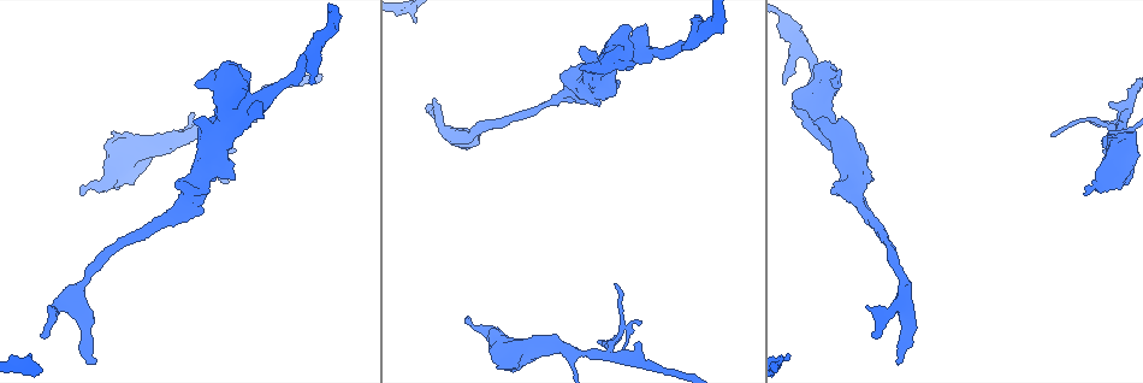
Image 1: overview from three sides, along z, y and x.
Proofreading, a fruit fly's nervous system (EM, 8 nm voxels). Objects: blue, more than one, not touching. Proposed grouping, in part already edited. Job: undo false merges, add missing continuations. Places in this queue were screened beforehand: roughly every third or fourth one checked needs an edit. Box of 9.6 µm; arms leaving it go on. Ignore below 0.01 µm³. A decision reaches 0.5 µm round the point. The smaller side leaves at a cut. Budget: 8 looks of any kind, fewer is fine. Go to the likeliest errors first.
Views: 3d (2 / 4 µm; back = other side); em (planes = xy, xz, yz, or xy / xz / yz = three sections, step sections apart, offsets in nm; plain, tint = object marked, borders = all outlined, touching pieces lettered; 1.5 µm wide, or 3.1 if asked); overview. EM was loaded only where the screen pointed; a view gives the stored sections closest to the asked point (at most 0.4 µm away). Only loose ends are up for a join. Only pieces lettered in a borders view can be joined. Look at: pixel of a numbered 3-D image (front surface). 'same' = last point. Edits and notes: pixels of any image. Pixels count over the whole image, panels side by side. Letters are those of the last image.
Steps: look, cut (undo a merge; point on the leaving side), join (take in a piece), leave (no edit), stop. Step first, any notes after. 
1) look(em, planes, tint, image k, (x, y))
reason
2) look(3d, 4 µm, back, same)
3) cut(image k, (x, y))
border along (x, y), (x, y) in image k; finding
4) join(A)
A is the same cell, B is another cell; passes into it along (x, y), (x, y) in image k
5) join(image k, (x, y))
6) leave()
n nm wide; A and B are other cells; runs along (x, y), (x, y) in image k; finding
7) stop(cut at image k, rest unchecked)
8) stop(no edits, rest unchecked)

look(em, planes, plain, image 1, (789, 356))
branch stops here

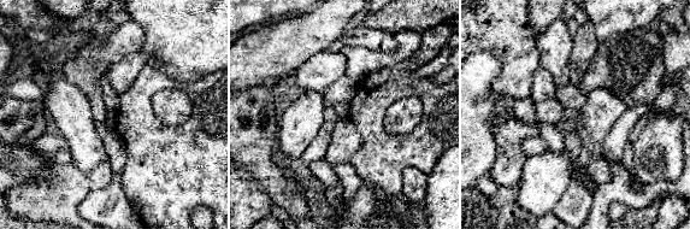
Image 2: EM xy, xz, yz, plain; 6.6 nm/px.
look(em, planes, borders, same)
see the neighbours

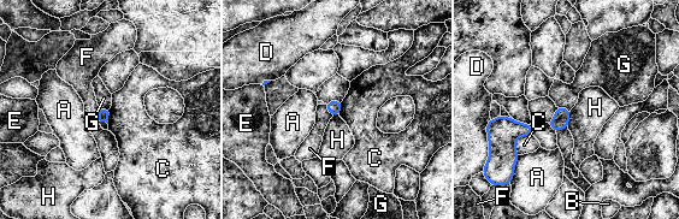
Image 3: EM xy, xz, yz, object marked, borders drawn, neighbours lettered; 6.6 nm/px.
leave()
A, B, C, D, E, F, G and H are other cells; border along (571, 111), (567, 126) in image 3; no lettered piece goes on from it

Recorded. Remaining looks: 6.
look(em, planes, borders, image 1, (215, 118))
stops while still wide

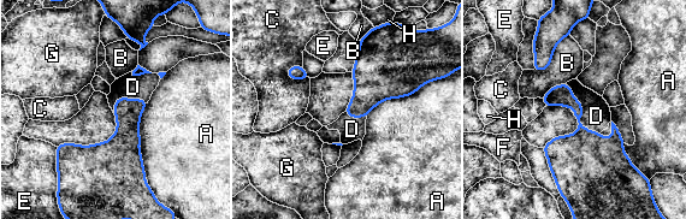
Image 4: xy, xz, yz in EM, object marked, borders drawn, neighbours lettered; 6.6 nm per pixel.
join(D)
D is the same cell, A, B, C, E, F, G and H are other cells; passes into it along (584, 149), (581, 112), (596, 116) in image 4; it goes on there

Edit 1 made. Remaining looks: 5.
look(overview)

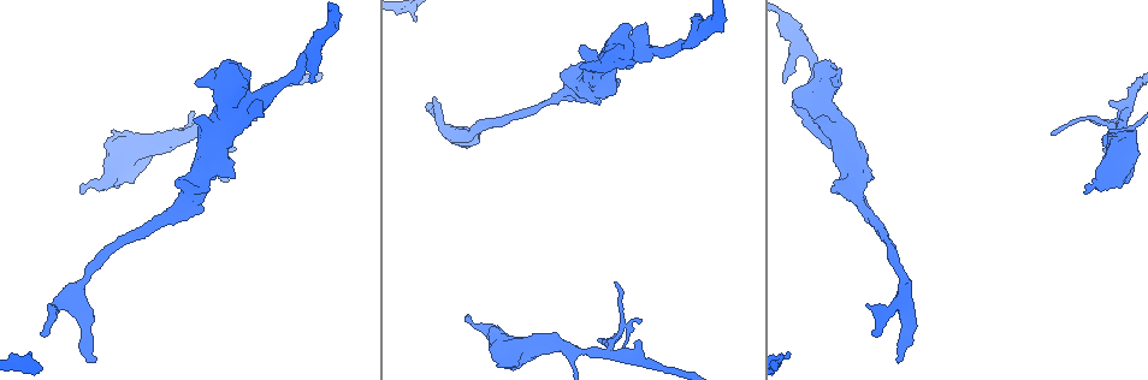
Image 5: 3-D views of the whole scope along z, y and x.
look(3d, 4 µm, image 5, (225, 180))
thin end

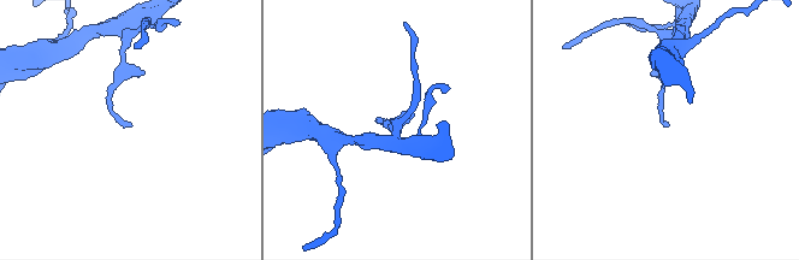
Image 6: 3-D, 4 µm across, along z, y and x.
look(em, yz, step 4, plain, image 6, (132, 125))

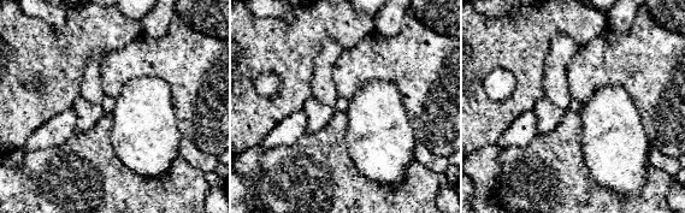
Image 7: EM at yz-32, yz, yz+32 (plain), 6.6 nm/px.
look(em, yz, step 4, borders, same)

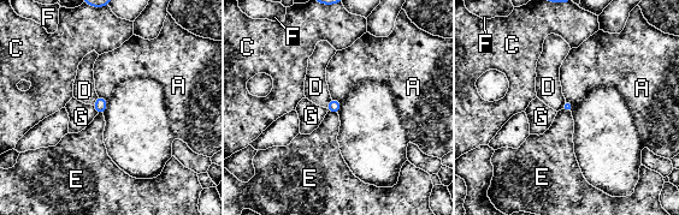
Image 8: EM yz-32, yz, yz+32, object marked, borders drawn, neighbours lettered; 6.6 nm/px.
leave()
A, C, D, E, F and G are other cells; border along (331, 99), (326, 108) in image 8; none of them fits

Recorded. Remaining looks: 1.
stop(join at image 4, rest unchecked)

